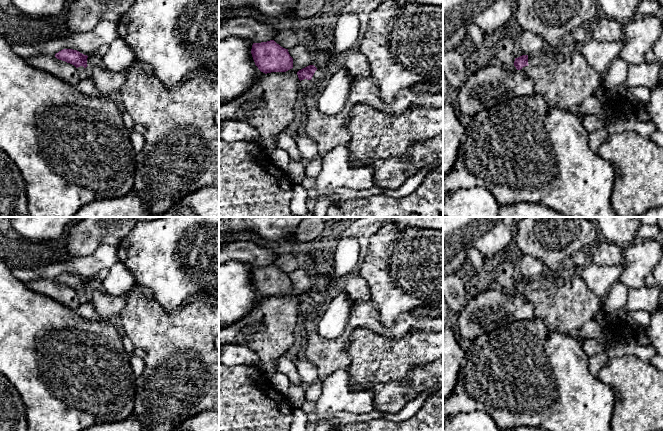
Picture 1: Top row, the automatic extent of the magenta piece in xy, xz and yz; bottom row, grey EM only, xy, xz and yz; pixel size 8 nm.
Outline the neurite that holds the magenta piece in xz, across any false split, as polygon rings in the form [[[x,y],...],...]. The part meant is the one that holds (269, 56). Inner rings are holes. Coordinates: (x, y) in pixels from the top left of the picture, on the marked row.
[[[274,40],[253,43],[251,54],[255,65],[265,74],[286,72],[293,68],[293,58],[288,49],[281,47]]]

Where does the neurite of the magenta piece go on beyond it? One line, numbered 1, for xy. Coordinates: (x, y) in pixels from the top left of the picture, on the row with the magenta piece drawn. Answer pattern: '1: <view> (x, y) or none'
1: none

